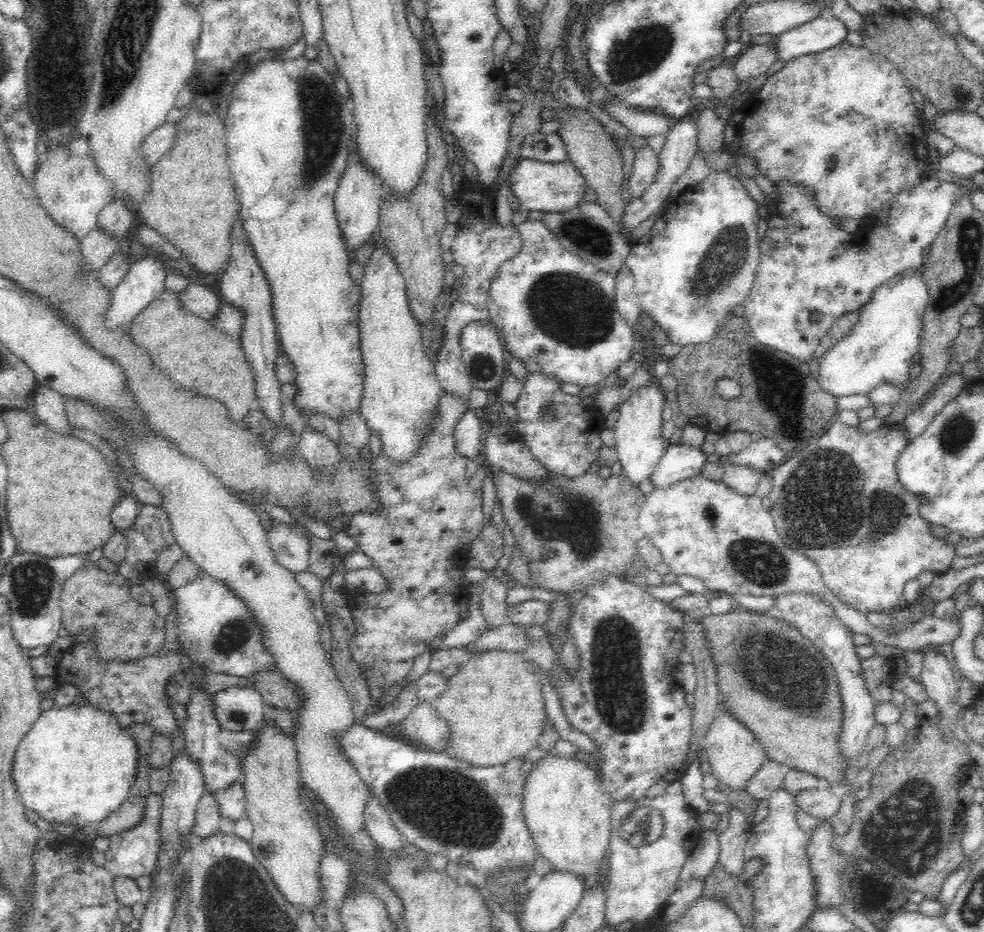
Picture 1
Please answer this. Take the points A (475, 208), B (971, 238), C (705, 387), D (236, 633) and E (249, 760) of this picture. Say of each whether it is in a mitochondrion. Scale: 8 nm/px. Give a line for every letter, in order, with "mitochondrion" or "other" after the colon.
A: other
B: mitochondrion
C: other
D: mitochondrion
E: other

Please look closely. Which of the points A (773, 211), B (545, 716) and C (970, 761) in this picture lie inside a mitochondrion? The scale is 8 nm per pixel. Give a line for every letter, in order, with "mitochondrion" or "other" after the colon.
A: other
B: other
C: other

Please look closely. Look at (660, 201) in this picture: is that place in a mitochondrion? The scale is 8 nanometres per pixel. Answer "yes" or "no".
no

